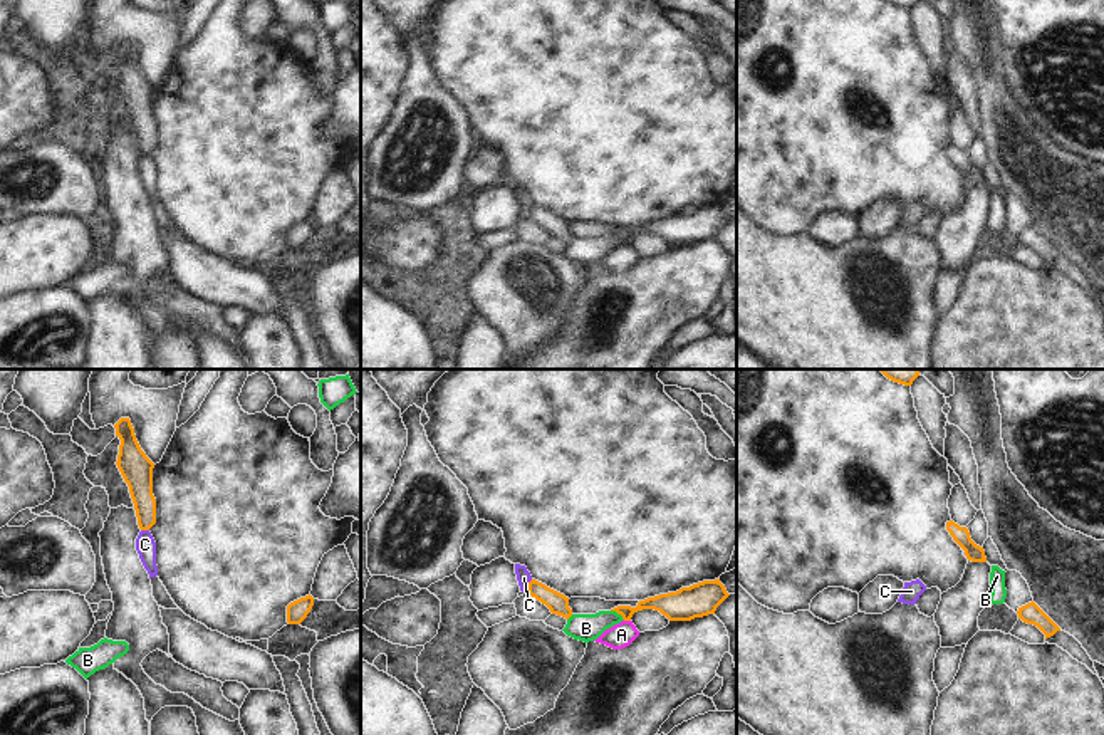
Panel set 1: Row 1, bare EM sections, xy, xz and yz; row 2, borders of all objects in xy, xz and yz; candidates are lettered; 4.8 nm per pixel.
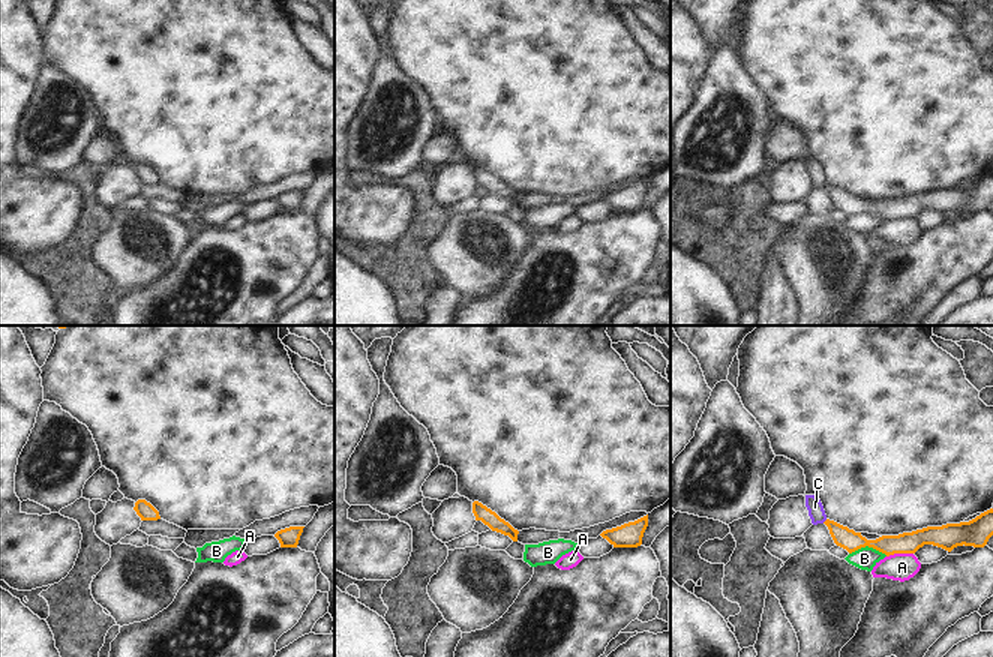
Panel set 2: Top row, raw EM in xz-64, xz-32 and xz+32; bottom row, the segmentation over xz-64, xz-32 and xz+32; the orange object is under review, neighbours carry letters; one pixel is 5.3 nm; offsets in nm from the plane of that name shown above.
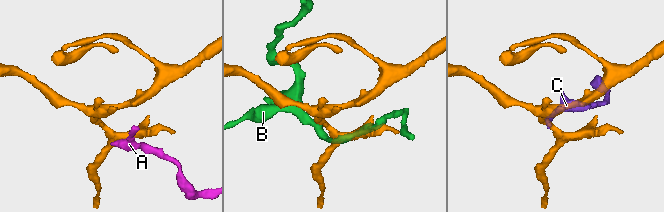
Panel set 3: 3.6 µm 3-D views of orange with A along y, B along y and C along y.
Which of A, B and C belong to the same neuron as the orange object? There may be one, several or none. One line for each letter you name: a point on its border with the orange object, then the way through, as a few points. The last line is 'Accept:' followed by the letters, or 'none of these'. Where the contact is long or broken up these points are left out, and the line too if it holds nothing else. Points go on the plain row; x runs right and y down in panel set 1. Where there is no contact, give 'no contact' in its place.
Accept: none of these

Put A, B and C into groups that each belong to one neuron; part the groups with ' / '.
A / B / C

